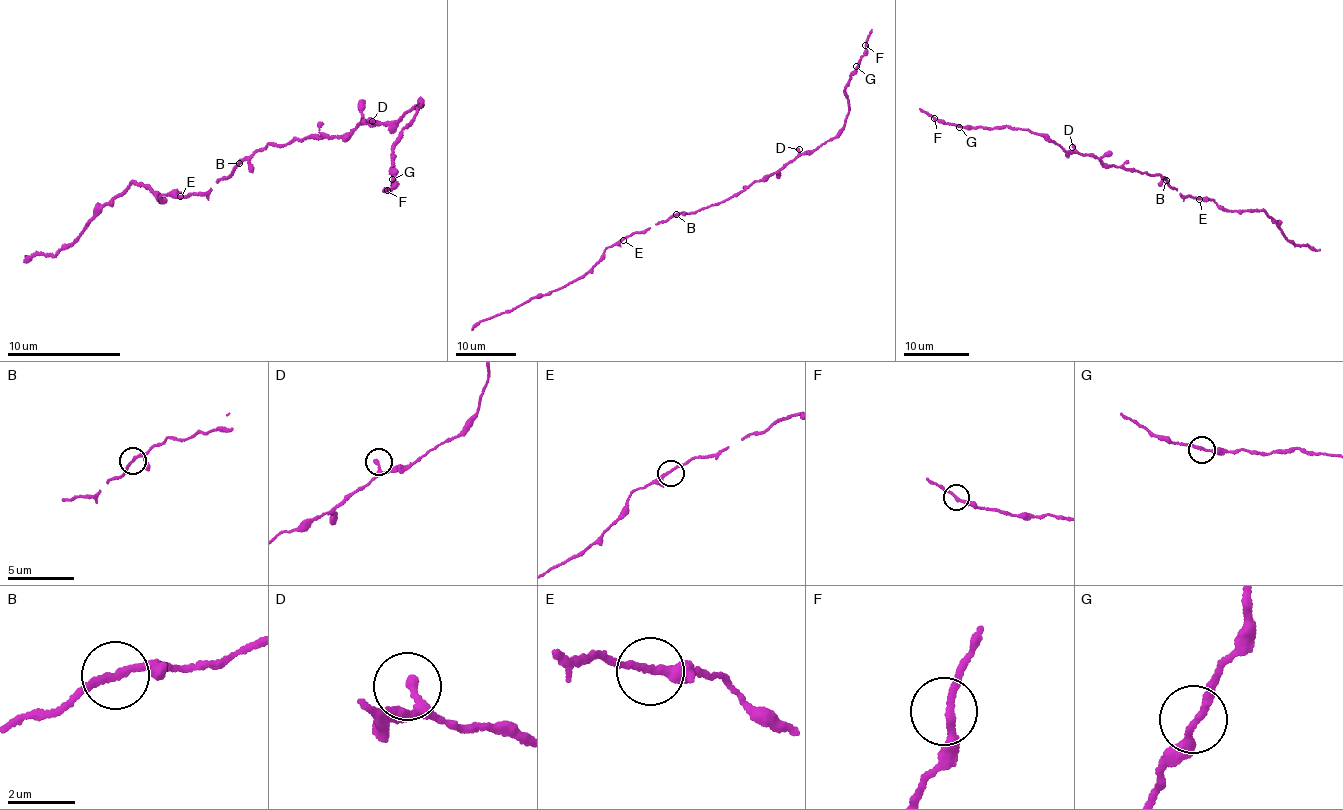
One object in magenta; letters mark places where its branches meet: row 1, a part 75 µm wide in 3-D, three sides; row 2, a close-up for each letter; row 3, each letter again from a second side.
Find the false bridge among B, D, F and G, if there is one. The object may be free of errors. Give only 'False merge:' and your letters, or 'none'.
False merge: none

